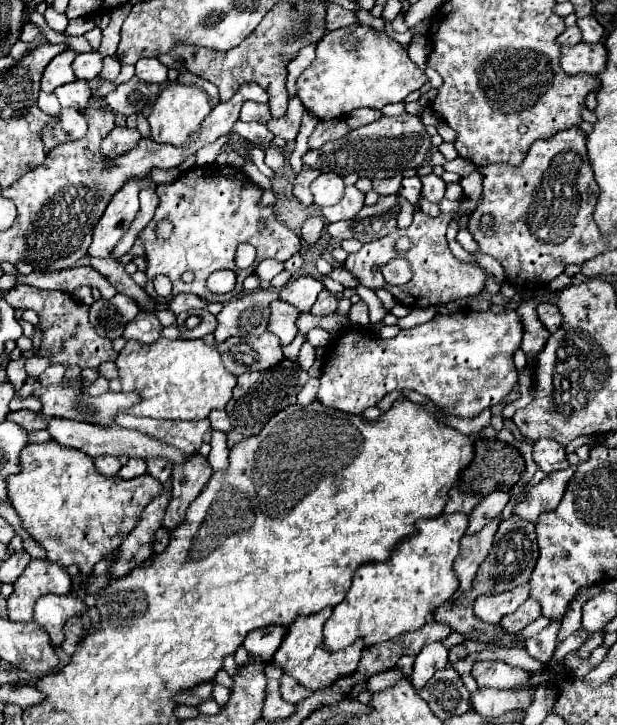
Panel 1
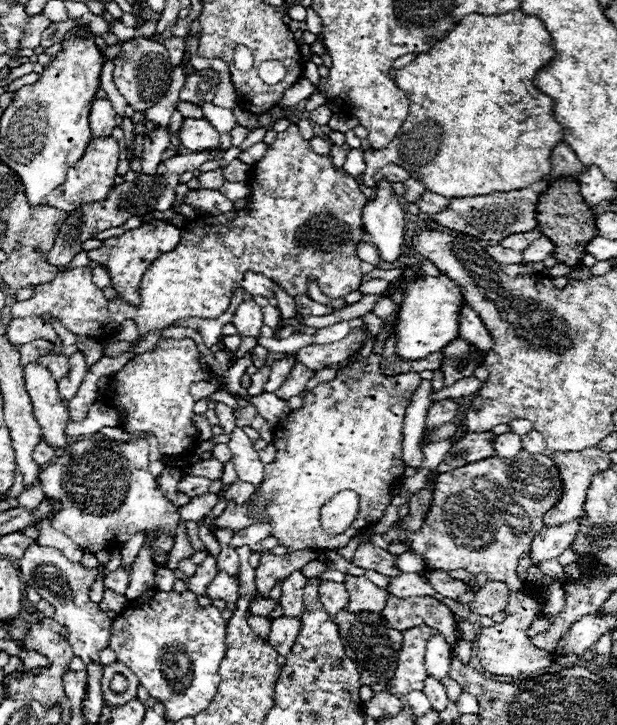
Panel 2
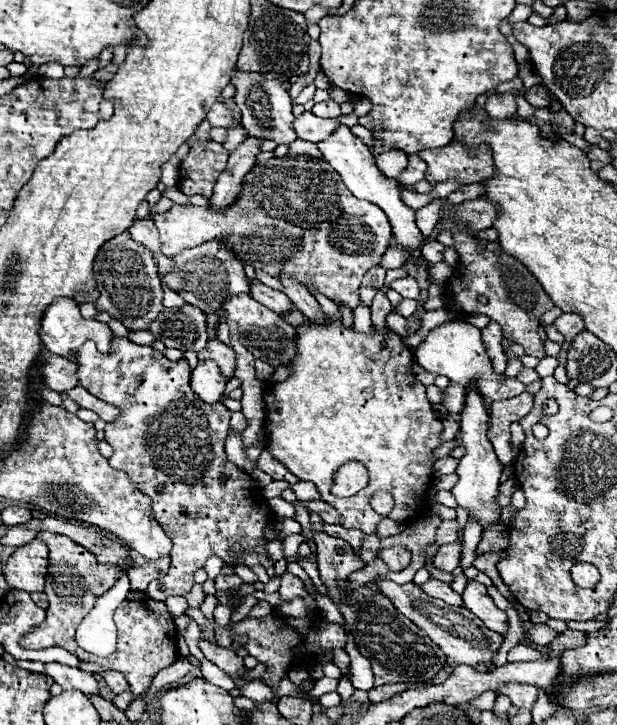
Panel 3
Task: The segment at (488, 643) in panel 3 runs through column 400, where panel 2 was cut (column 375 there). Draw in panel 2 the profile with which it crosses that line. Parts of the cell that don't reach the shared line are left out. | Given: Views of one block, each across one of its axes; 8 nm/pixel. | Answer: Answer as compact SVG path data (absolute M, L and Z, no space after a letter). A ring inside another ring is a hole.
M346 576L346 590L350 594L348 608L352 612L368 610L368 612L382 612L388 600L388 590L372 584L364 576Z

